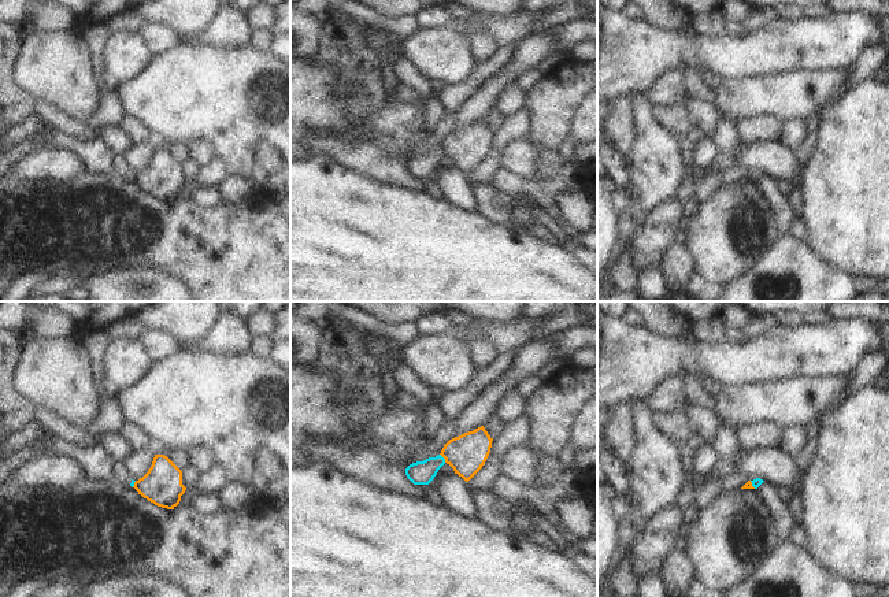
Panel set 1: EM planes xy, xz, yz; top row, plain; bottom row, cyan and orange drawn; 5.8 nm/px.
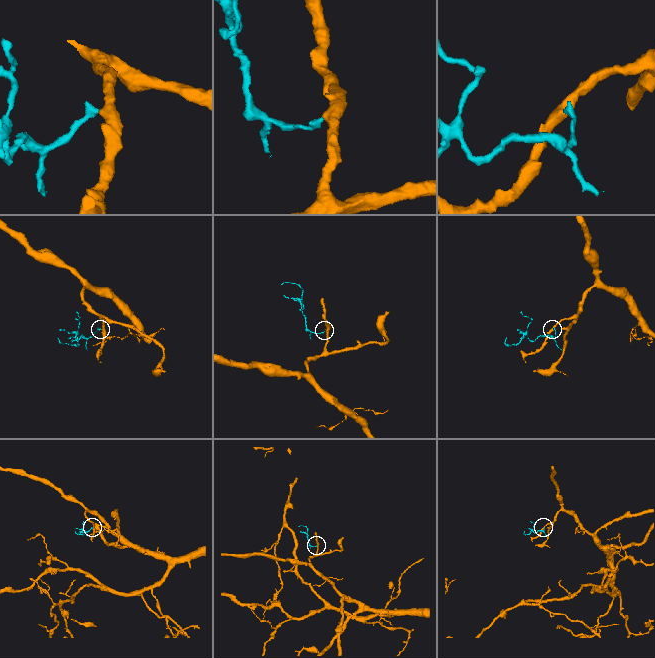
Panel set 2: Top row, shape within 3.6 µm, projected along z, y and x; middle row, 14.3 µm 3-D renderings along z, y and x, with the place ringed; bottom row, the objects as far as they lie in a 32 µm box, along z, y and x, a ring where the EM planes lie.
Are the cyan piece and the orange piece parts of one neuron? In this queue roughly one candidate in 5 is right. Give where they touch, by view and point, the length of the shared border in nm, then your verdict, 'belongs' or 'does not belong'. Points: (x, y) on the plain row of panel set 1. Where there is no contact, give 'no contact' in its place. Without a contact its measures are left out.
xz (443, 151) | 70 nm | does not belong

